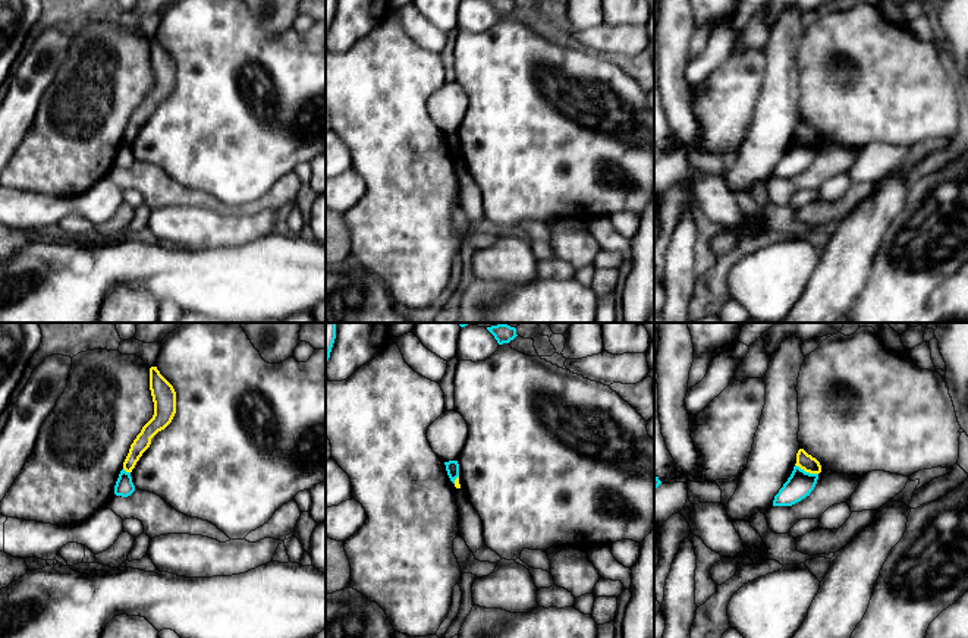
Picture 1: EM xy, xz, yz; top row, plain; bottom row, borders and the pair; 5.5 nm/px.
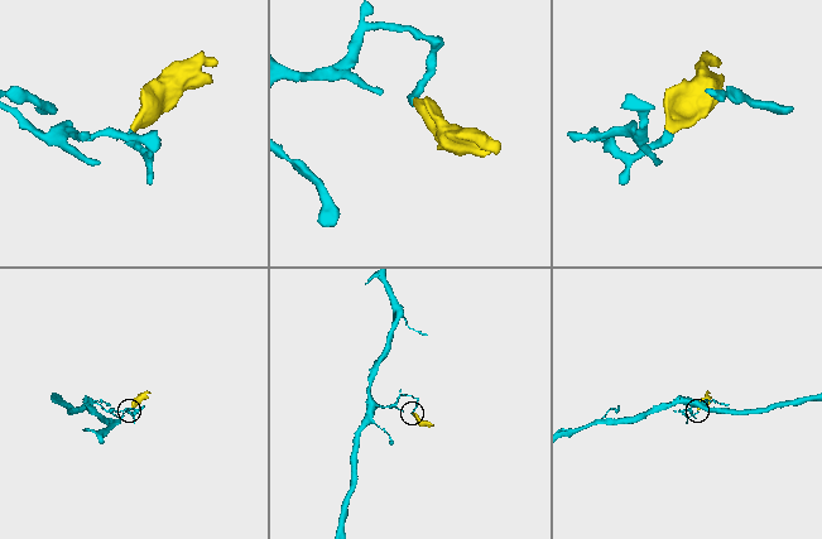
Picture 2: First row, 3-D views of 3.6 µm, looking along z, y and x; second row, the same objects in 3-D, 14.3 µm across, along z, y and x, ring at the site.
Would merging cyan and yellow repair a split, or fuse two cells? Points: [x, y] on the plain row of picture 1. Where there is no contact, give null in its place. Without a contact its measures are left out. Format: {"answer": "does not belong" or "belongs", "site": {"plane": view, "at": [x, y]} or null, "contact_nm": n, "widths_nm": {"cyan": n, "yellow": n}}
{"answer": "does not belong", "site": {"plane": "yz", "at": [807, 144]}, "contact_nm": 140, "widths_nm": {"cyan": 150, "yellow": 90}}

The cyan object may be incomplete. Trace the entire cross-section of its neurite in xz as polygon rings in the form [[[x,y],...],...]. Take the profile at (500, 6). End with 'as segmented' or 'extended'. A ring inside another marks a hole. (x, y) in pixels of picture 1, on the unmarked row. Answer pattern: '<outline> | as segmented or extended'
[[[487,0],[487,1],[494,7],[499,16],[509,15],[518,7],[516,0]]] | as segmented

